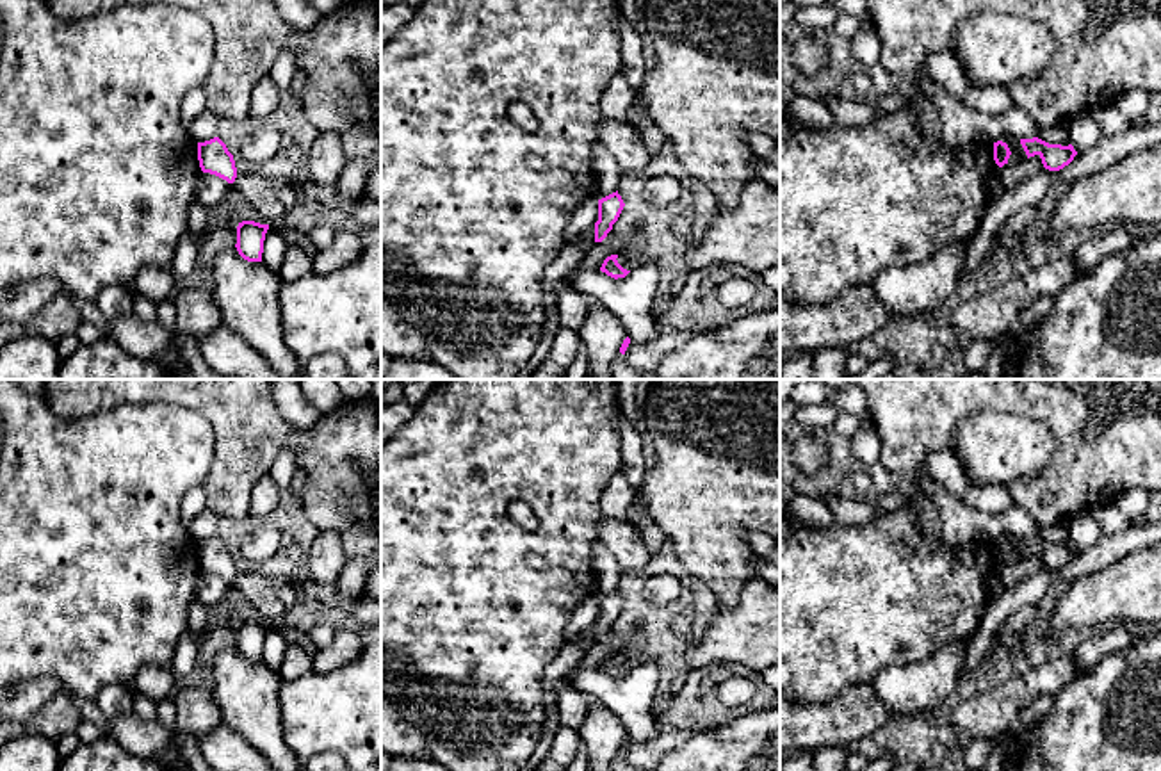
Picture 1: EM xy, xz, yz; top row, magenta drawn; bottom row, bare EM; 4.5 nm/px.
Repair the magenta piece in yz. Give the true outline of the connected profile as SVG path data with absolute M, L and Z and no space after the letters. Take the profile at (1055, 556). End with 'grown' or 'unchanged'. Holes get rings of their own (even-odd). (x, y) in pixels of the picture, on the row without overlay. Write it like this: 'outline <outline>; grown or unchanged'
outline M1038 536L1020 538L1020 543L1022 543L1027 557L1038 554L1042 557L1043 566L1049 570L1063 568L1077 554L1077 550L1074 548L1072 543L1068 543L1068 545L1049 543Z; unchanged

